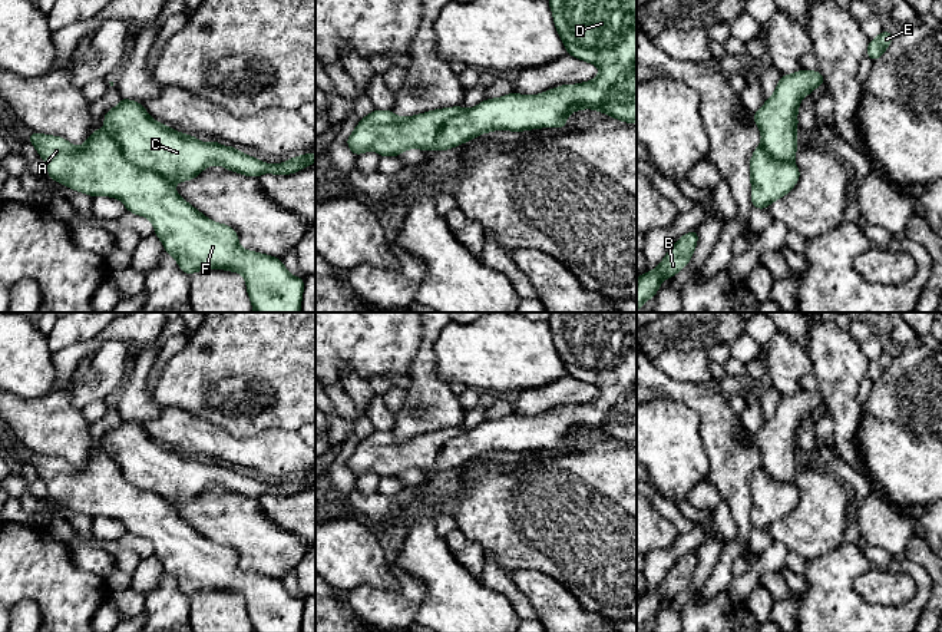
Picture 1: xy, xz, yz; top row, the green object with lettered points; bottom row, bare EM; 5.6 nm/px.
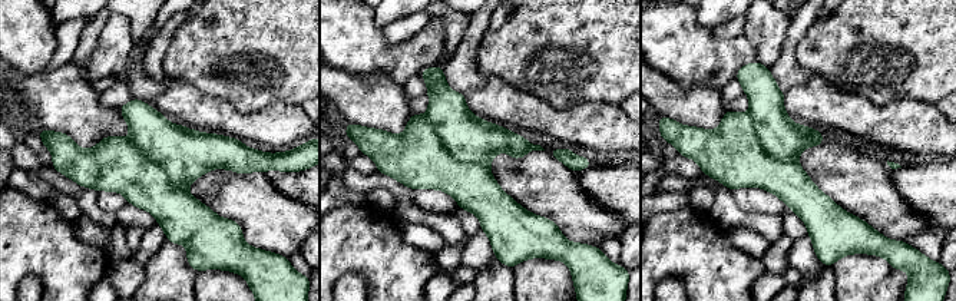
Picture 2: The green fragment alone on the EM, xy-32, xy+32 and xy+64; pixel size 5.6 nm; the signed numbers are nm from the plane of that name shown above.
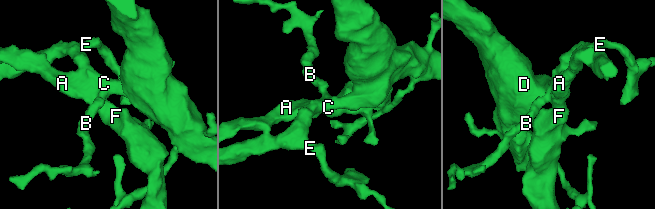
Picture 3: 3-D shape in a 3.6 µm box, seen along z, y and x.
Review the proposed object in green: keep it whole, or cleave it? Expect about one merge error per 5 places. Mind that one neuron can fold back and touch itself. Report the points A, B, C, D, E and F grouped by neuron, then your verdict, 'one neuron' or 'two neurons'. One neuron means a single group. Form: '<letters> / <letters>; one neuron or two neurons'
A B C D E F; one neuron

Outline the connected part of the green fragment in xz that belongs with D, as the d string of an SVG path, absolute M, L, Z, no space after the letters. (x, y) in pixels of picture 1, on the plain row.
M551 312L548 318L555 348L568 375L599 388L599 397L578 406L563 406L548 413L523 417L509 414L486 420L472 430L462 427L429 431L399 439L391 431L374 430L361 439L347 467L358 477L376 471L380 477L399 477L416 469L447 471L493 451L563 450L571 433L595 430L621 443L637 444L637 312Z

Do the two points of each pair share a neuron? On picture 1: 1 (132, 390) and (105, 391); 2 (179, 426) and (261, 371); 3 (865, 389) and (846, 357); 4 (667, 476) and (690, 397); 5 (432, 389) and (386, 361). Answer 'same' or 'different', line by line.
1: different
2: different
3: different
4: different
5: different

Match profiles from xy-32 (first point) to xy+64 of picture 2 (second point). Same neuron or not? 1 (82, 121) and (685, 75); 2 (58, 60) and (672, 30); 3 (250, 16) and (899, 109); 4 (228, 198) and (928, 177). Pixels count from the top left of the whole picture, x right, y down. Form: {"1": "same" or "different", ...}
{"1": "different", "2": "different", "3": "different", "4": "different"}

